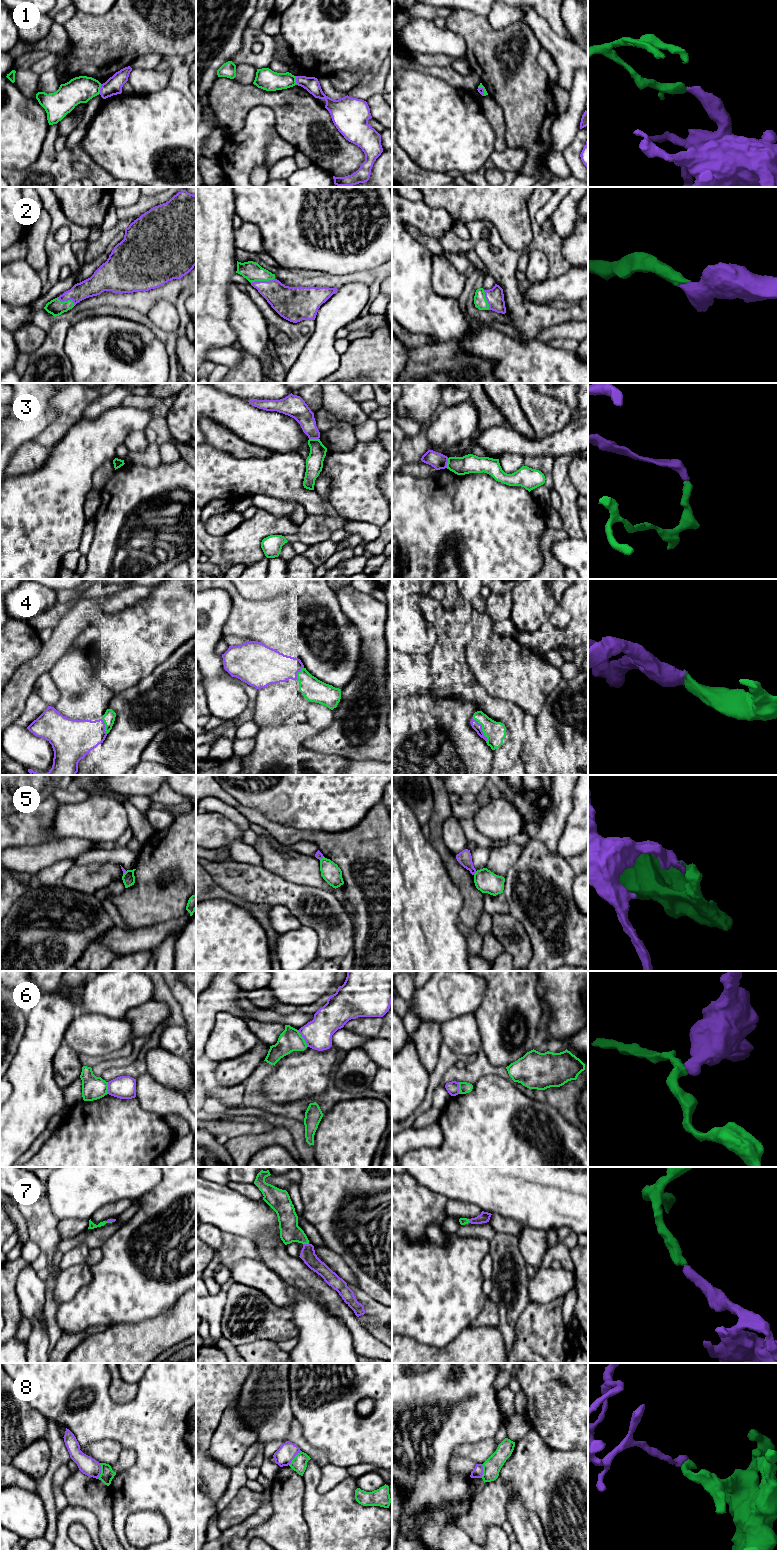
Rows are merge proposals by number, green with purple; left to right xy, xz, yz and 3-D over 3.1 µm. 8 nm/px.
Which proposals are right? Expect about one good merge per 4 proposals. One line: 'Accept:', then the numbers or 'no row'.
Accept: 2, 4, 7

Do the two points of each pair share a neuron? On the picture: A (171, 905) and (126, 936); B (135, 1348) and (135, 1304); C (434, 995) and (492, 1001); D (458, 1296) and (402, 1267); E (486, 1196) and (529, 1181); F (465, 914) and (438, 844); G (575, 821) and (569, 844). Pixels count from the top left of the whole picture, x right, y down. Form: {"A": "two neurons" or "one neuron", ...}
{"A": "two neurons", "B": "two neurons", "C": "two neurons", "D": "one neuron", "E": "one neuron", "F": "one neuron", "G": "one neuron"}

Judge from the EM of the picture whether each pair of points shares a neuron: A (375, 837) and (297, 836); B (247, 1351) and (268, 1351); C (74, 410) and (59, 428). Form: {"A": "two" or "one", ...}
{"A": "one", "B": "one", "C": "one"}

